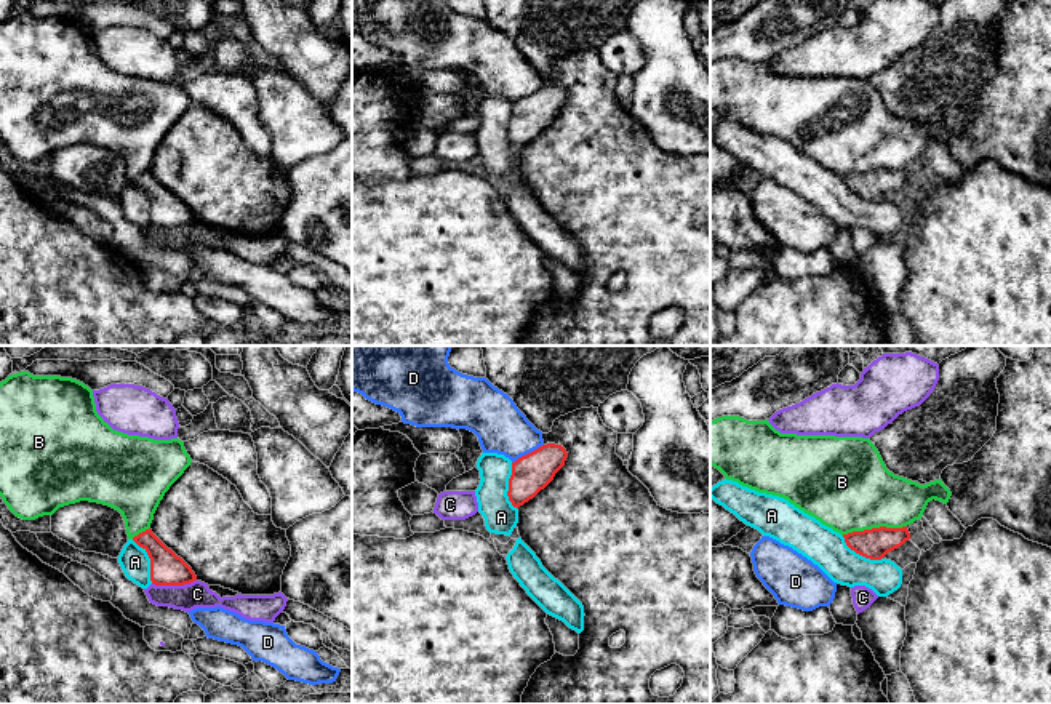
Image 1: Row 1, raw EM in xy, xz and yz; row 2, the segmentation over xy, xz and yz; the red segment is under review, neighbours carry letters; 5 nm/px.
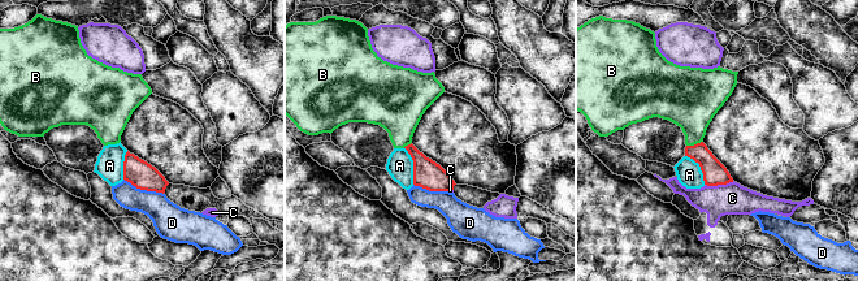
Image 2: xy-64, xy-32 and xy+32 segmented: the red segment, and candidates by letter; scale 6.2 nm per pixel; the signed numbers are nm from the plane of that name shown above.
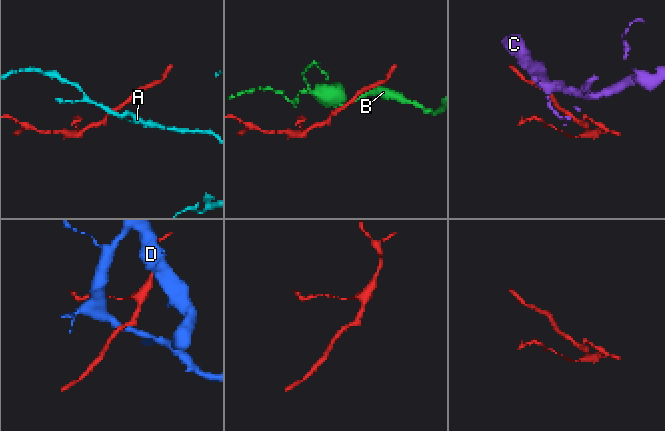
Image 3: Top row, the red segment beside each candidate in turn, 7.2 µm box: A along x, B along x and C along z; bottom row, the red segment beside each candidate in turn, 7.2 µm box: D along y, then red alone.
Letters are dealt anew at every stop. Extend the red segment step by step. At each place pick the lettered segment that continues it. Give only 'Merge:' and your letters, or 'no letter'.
Merge: no letter

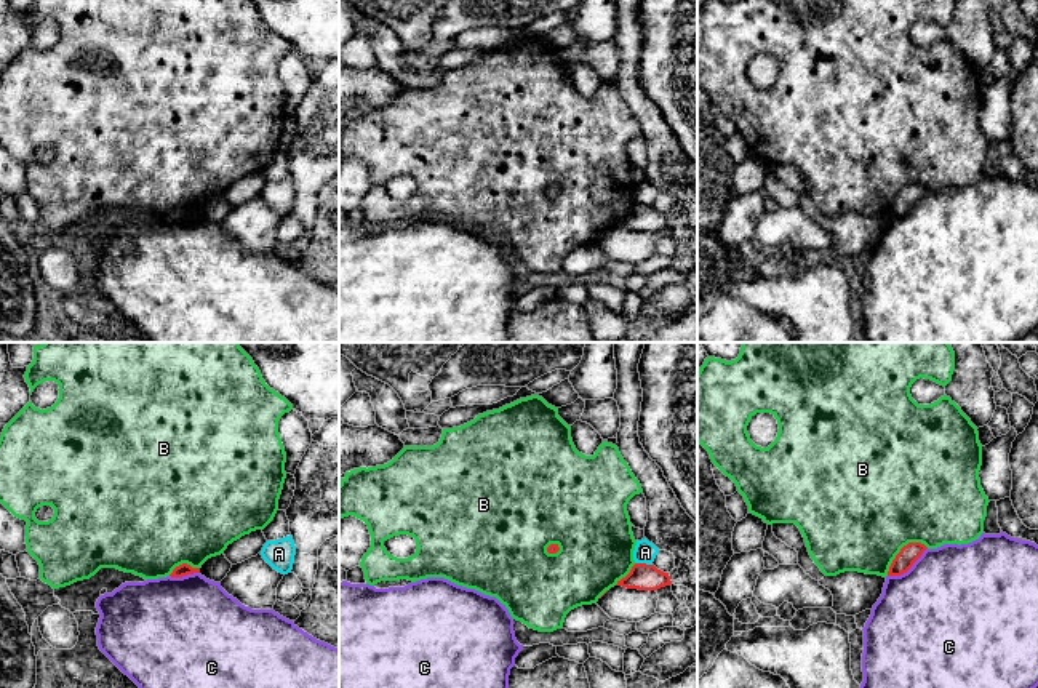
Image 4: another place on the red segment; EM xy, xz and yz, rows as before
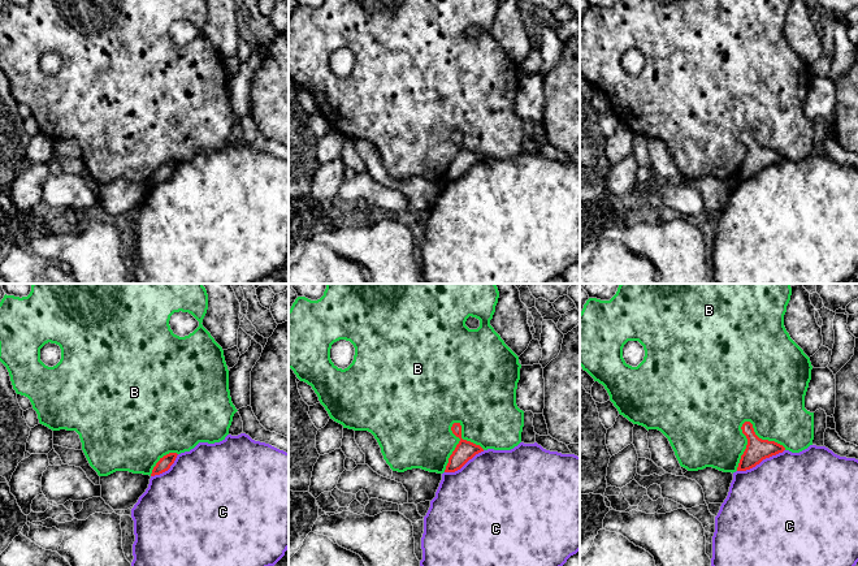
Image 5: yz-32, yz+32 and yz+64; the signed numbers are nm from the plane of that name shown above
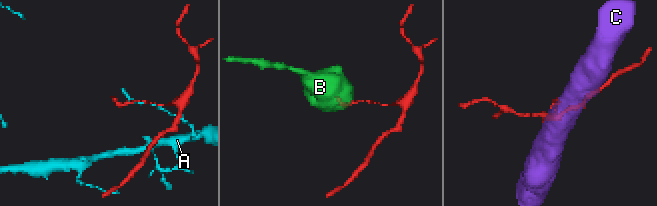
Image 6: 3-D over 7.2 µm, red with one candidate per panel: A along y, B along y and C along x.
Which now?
Merge: no letter

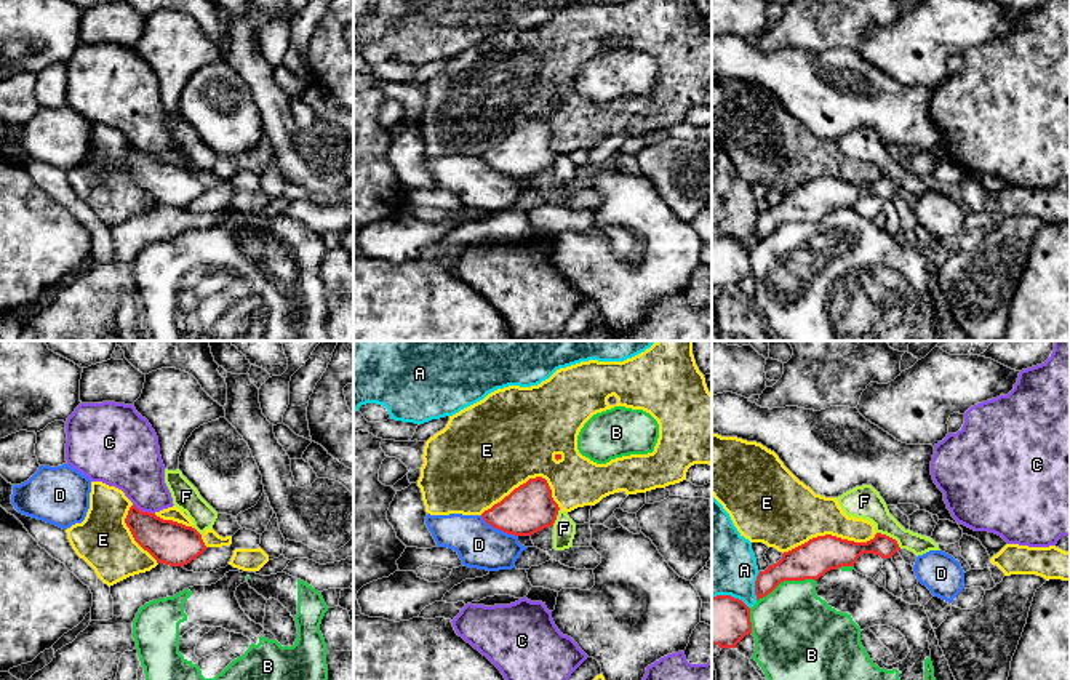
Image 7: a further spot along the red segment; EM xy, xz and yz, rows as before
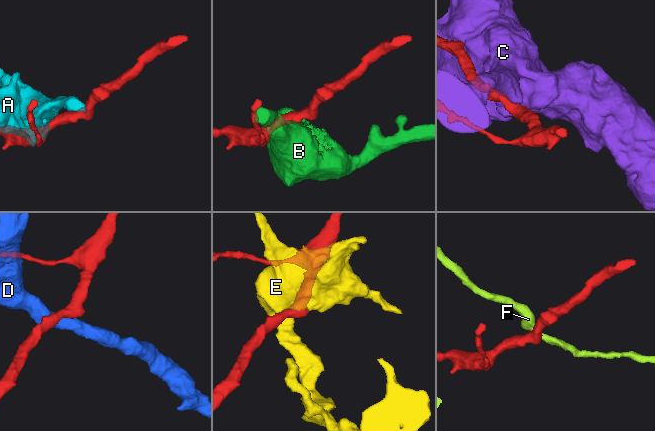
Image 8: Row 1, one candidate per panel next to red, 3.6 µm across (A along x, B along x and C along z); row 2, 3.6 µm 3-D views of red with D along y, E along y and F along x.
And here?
Merge: no letter

